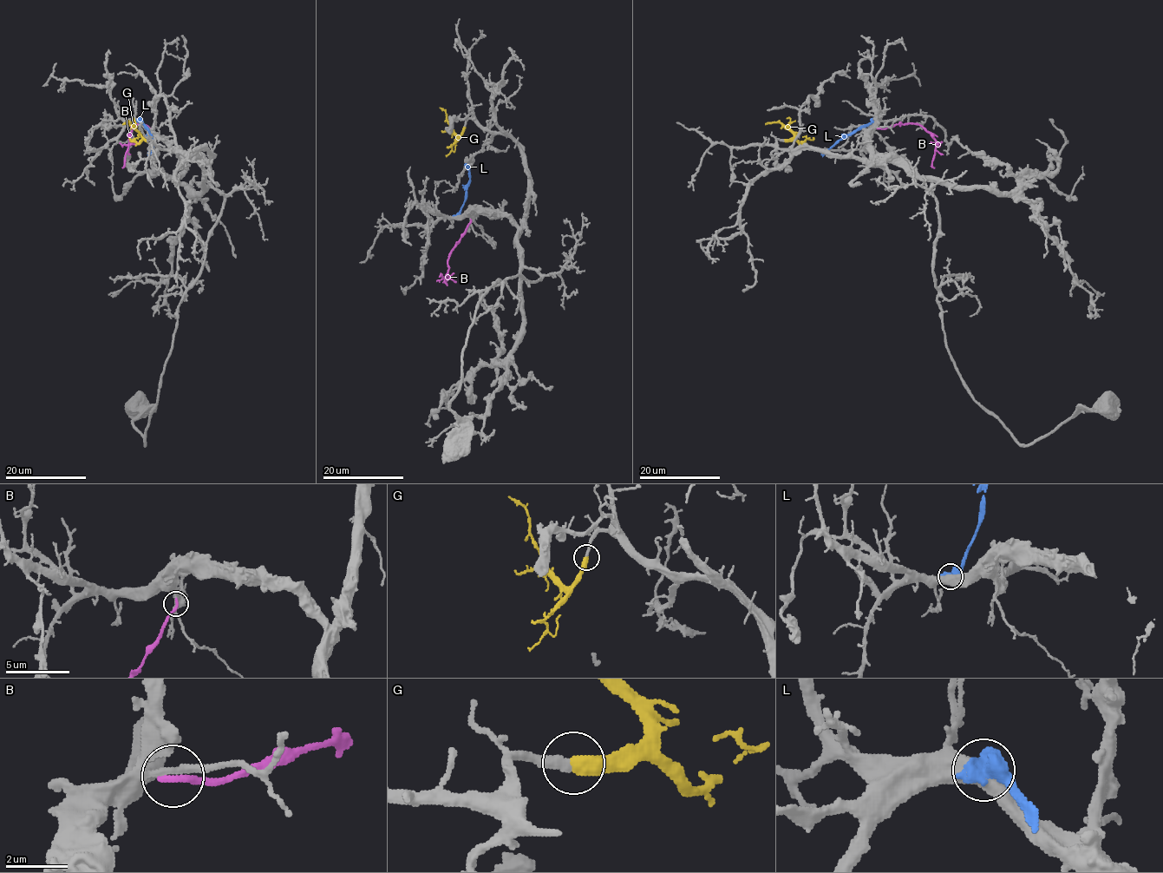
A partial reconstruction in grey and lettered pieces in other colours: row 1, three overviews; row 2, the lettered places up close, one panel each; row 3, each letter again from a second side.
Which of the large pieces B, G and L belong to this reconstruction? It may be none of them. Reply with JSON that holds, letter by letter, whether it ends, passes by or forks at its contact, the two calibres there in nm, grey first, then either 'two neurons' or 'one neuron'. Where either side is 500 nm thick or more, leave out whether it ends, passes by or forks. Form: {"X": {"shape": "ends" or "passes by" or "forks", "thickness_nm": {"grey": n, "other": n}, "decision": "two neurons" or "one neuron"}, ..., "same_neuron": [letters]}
{"B": {"shape": "ends", "thickness_nm": {"grey": 220, "other": 240}, "decision": "two neurons"}, "G": {"shape": "ends", "thickness_nm": {"grey": 300, "other": 440}, "decision": "one neuron"}, "L": {"thickness_nm": {"grey": 650, "other": 750}, "decision": "two neurons"}, "same_neuron": ["G"]}

